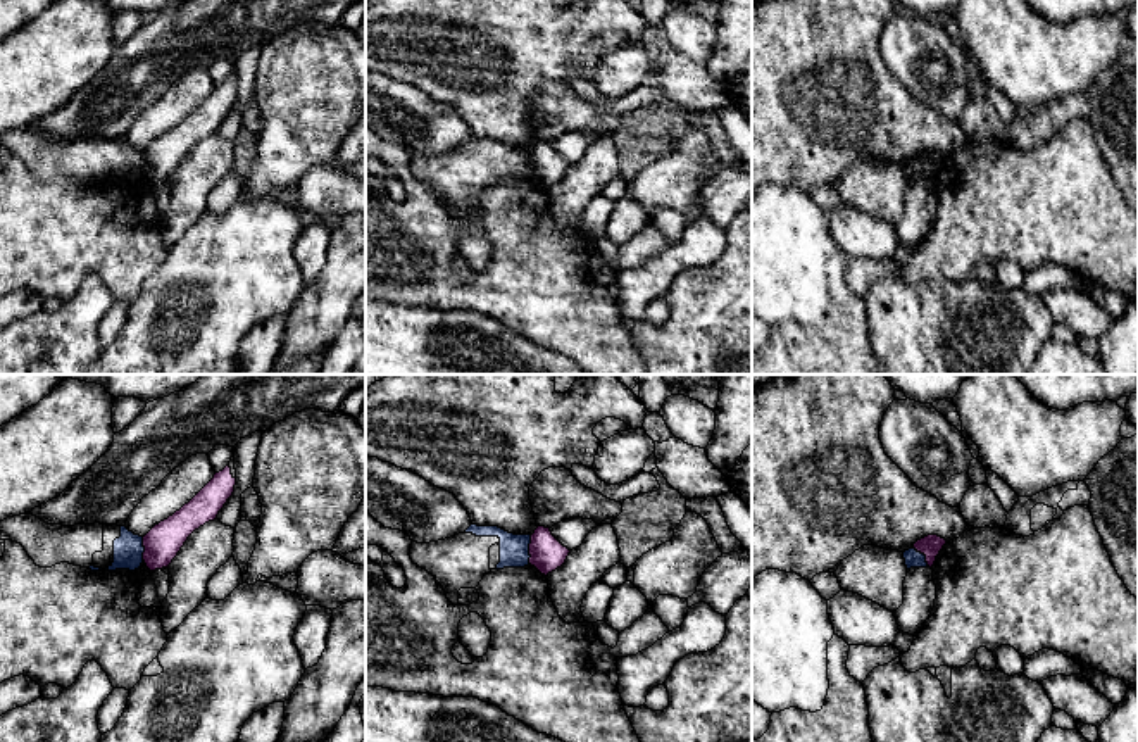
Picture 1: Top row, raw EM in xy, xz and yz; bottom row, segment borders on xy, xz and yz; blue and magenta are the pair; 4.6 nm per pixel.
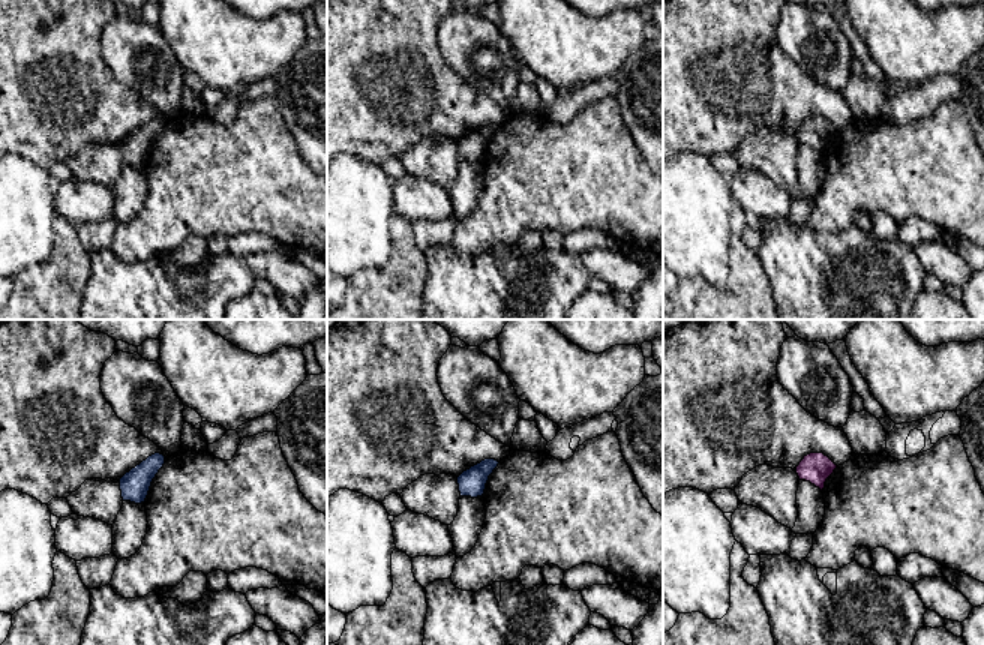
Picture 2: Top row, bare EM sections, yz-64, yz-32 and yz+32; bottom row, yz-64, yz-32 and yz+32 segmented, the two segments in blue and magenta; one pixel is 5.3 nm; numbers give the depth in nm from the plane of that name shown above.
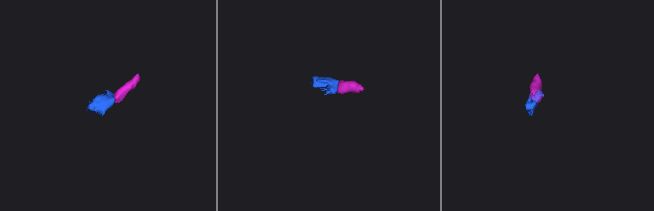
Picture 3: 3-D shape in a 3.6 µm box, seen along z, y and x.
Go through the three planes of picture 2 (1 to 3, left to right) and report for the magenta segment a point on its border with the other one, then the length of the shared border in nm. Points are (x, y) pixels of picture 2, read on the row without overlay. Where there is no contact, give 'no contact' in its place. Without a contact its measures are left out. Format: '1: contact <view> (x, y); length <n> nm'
1: no contact
2: no contact
3: no contact

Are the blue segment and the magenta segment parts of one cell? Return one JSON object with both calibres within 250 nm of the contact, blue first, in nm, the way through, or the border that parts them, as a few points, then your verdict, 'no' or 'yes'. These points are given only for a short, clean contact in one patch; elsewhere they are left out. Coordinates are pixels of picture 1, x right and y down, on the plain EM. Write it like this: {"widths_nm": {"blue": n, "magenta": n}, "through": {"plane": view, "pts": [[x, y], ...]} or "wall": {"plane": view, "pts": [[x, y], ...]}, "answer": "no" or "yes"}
{"widths_nm": {"blue": 140, "magenta": 160}, "wall": {"plane": "xz", "pts": [[531, 149], [528, 176]]}, "answer": "no"}

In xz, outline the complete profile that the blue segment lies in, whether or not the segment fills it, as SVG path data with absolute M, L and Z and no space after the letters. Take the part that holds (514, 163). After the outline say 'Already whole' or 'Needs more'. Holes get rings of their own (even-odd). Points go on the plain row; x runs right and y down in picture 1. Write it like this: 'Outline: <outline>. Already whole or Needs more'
Outline: M471 138L464 147L445 154L410 159L410 173L443 200L457 219L478 216L476 200L491 183L529 178L531 148L514 148L498 140Z. Needs more

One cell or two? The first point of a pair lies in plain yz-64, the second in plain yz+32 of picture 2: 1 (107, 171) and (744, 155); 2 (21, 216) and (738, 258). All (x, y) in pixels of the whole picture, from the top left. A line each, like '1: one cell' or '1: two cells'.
1: one cell
2: two cells

